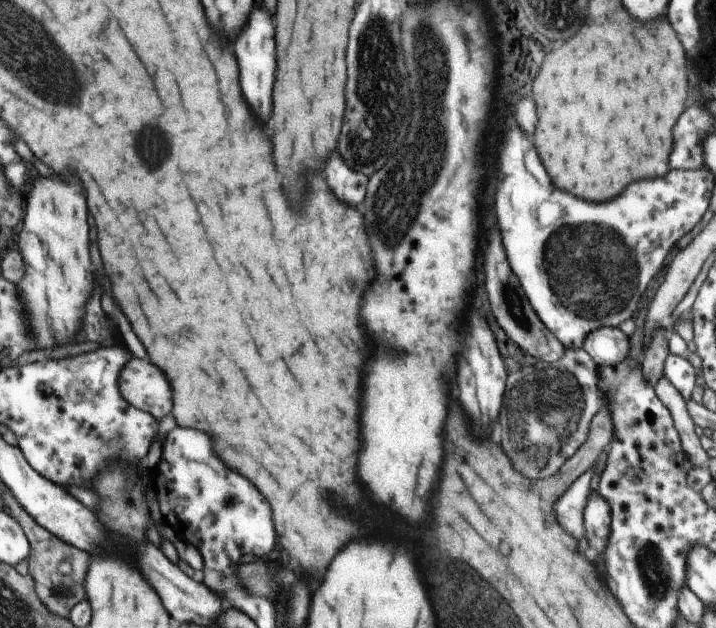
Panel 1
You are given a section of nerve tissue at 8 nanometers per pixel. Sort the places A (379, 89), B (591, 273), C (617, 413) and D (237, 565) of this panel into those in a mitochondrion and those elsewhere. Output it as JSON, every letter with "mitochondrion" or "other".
{"A":"mitochondrion","B":"mitochondrion","C":"other","D":"other"}

